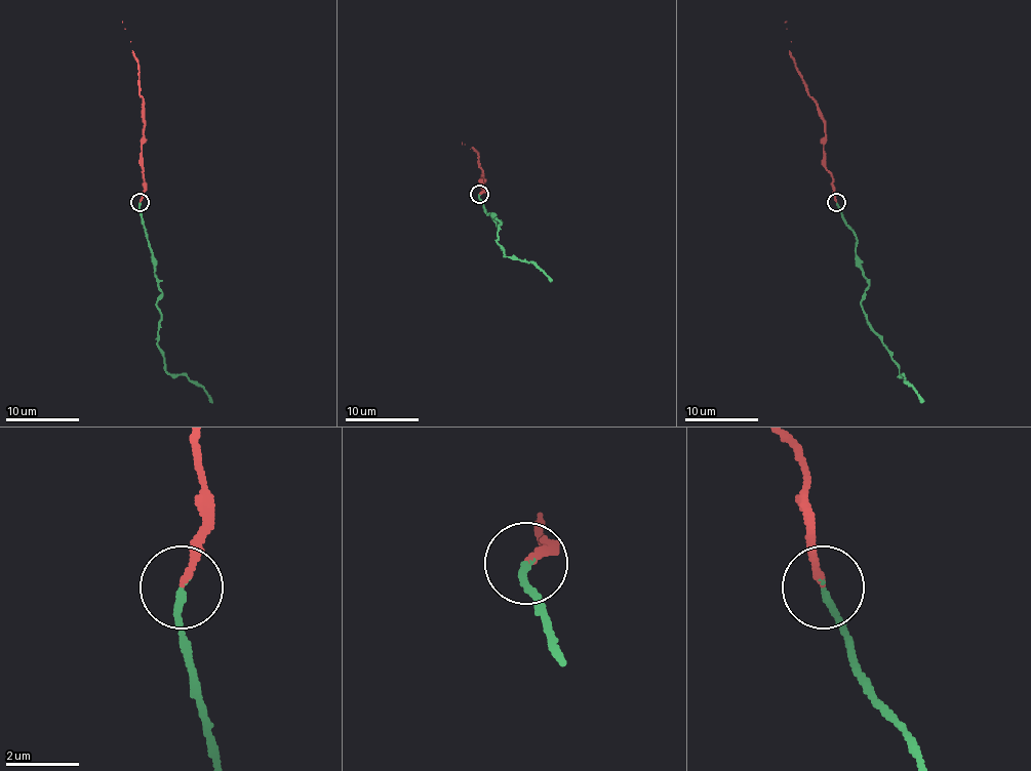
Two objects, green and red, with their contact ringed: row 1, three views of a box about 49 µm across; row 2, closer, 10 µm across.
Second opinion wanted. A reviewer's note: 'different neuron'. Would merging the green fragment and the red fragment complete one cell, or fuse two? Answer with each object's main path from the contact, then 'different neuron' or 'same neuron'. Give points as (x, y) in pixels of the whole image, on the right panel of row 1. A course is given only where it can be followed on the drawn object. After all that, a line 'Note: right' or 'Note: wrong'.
green via (836, 201), (842, 219), (857, 240), (857, 261), (868, 284), (861, 307), (866, 321), (905, 381), (923, 402) | red via (836, 201), (833, 179), (826, 168), (824, 118), (791, 55), (787, 21) | same neuron
Note: wrong

